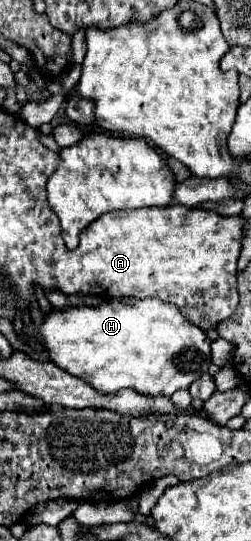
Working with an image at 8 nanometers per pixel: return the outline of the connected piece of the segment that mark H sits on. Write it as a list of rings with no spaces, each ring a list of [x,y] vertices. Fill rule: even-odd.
[[[116,298],[106,300],[98,308],[80,306],[78,310],[54,310],[44,318],[40,328],[24,328],[26,336],[38,338],[50,352],[54,364],[58,364],[68,374],[82,378],[102,394],[110,394],[122,388],[132,388],[146,396],[172,396],[176,390],[188,390],[194,380],[198,380],[210,366],[210,344],[202,328],[188,322],[174,304],[164,304],[158,298]]]

